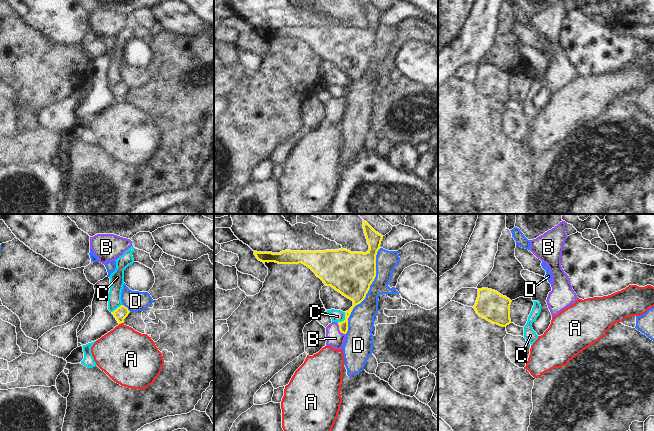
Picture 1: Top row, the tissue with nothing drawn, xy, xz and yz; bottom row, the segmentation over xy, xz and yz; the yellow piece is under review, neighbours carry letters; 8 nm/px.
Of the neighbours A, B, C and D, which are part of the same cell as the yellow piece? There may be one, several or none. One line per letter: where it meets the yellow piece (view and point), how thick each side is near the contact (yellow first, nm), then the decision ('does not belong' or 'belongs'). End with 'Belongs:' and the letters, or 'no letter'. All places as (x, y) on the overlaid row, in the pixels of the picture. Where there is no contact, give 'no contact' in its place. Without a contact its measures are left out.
A: xy (121, 322) | 100/420 nm | does not belong
B: xz (339, 329) | 80/140 nm | belongs
C: xz (345, 319) | 170/100 nm | does not belong
D: xz (368, 290) | 360/200 nm | does not belong
Belongs: B

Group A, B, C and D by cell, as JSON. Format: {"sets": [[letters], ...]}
{"sets": [["A"], ["B"], ["C"], ["D"]]}

